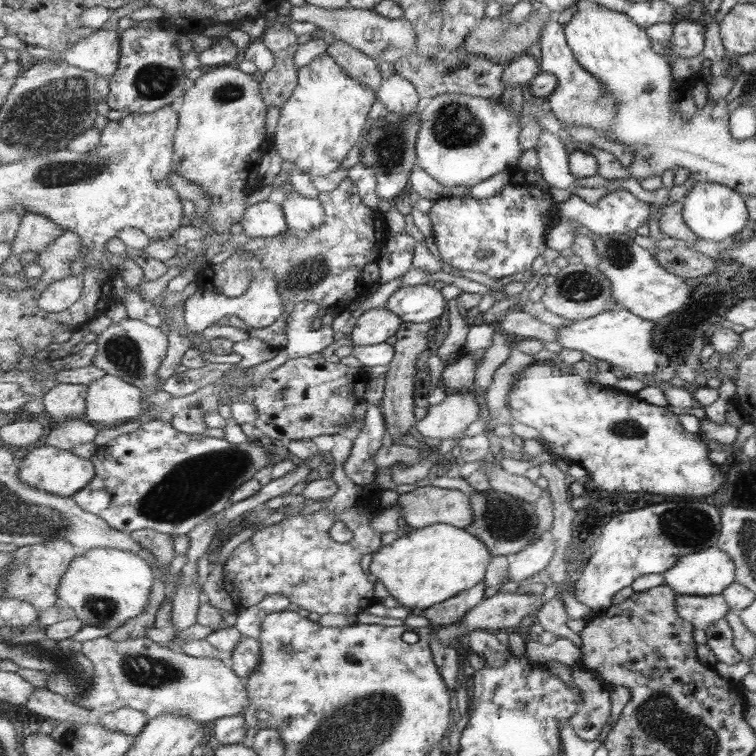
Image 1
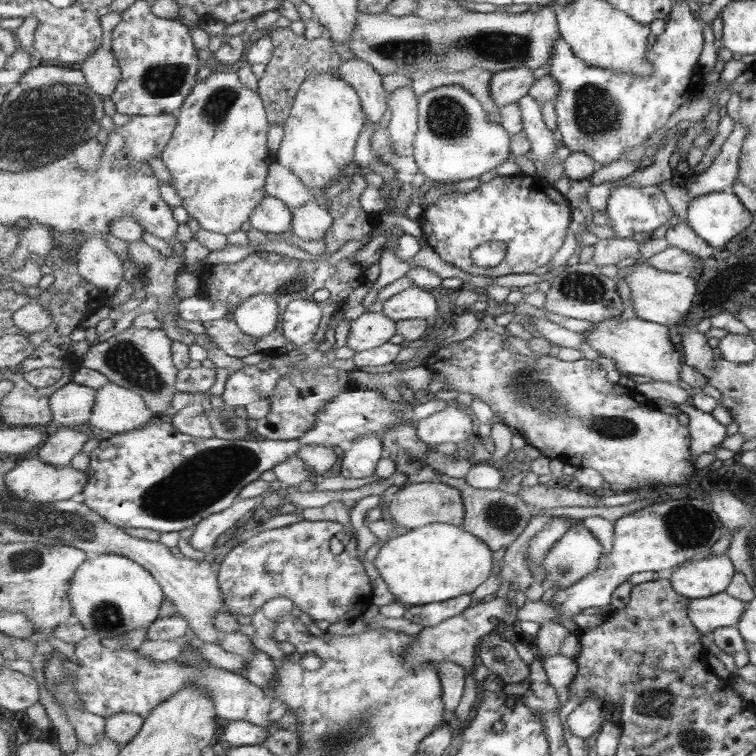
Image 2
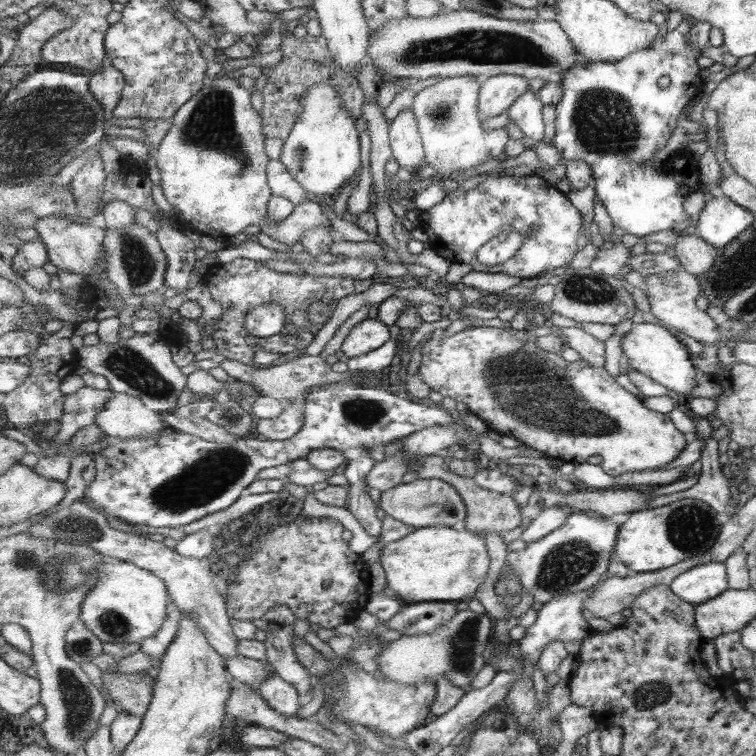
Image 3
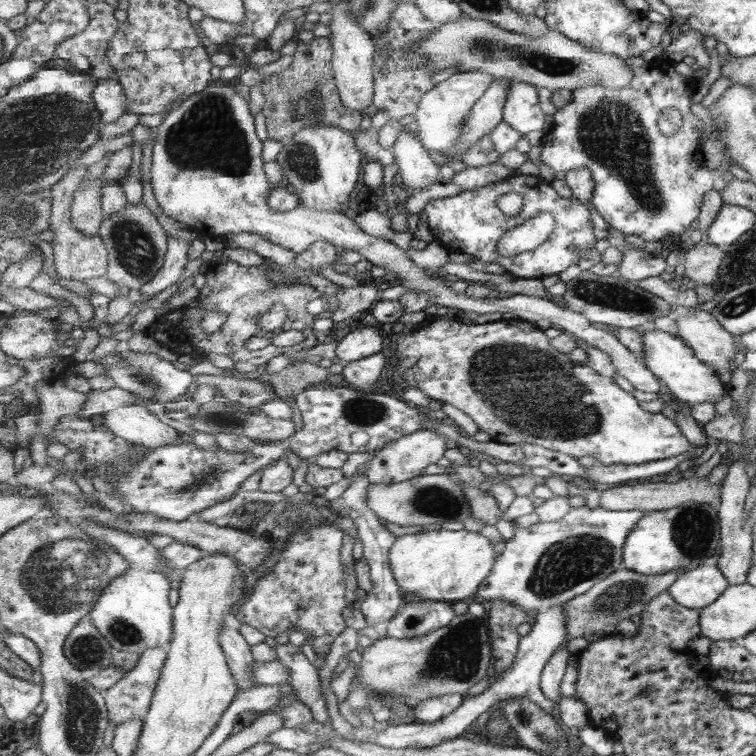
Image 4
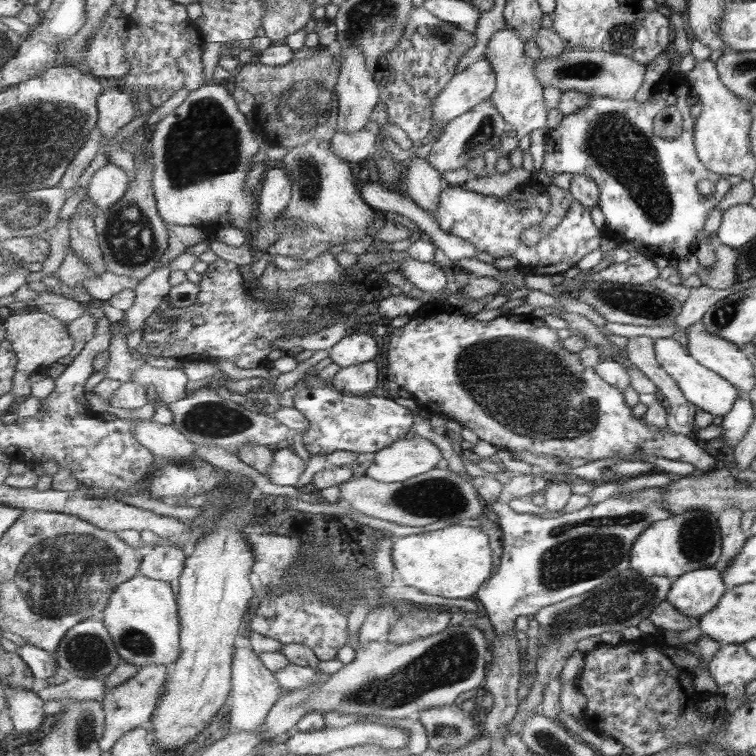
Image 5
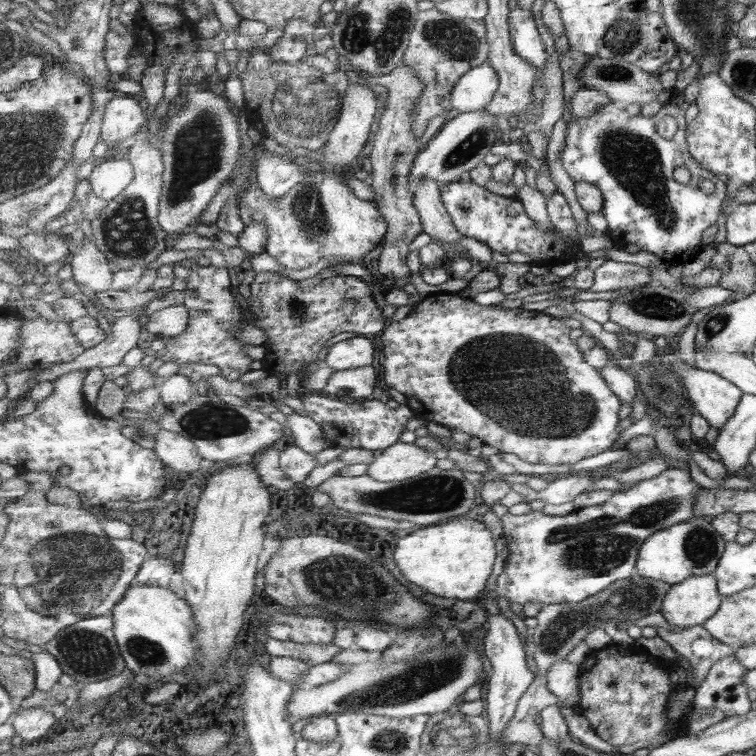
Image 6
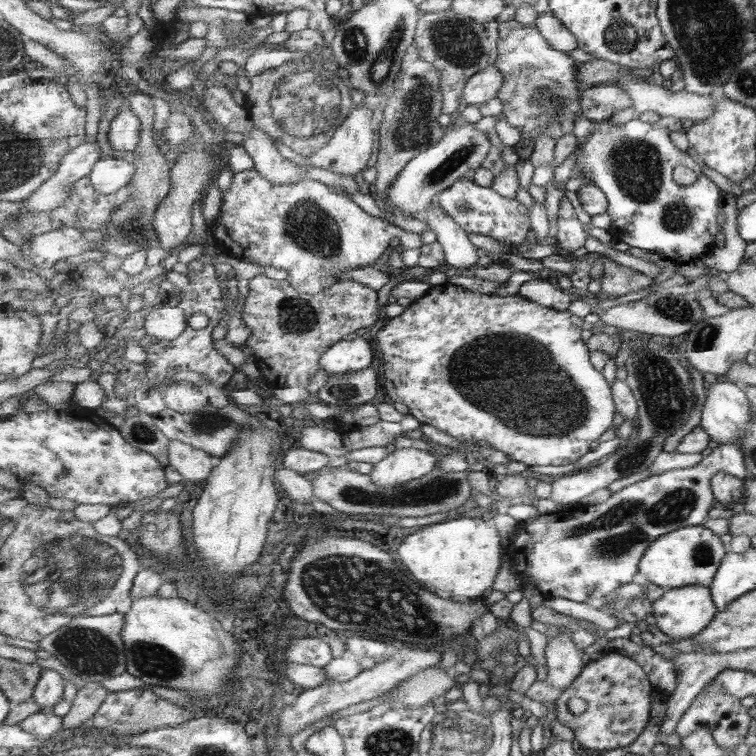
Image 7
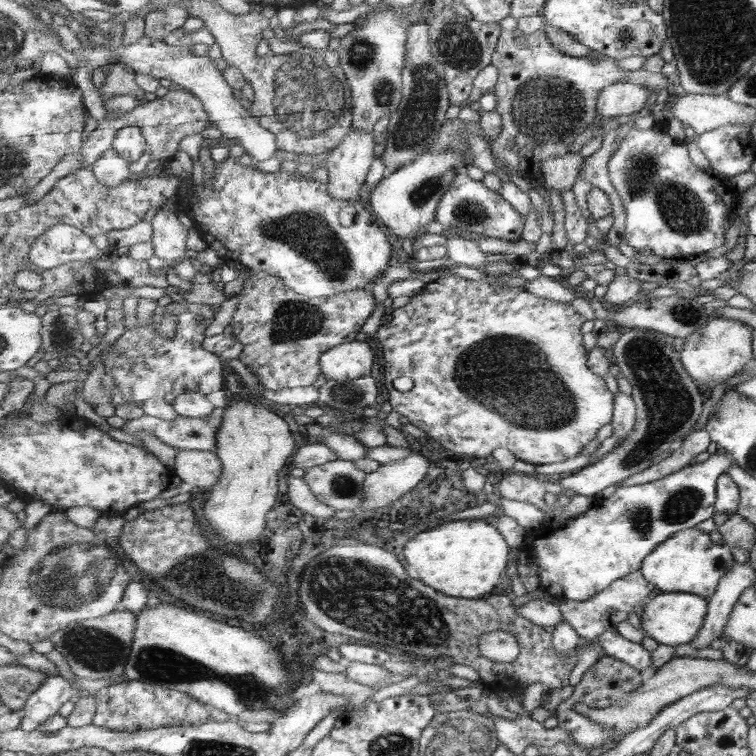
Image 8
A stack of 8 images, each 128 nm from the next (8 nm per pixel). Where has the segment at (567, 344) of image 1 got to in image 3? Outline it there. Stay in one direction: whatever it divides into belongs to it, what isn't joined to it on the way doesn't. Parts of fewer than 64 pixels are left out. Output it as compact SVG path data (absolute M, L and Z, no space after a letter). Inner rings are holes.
M637 323L623 335L621 348L623 350L622 357L628 366L641 370L643 374L651 376L653 380L657 380L667 388L686 396L688 400L691 398L690 390L695 386L693 354L675 334L671 334L669 328L659 323Z

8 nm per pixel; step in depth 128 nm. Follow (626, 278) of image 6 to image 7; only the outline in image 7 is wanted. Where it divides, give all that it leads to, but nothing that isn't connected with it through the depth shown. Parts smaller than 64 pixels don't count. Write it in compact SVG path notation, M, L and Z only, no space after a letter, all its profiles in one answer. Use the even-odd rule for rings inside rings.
M601 256L600 260L603 266L600 277L600 292L609 296L617 297L629 292L643 290L655 282L655 278L645 276L633 268L627 268L627 266L619 266L611 258Z

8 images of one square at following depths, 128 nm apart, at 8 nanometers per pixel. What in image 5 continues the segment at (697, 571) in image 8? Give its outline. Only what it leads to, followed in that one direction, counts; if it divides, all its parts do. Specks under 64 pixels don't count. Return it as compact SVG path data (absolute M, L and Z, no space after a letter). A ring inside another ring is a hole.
M693 509L683 513L657 521L651 525L633 545L631 552L631 569L638 570L643 576L668 576L671 580L683 577L684 574L700 568L713 568L717 566L717 561L721 560L724 552L722 534L718 525L719 515L705 509Z

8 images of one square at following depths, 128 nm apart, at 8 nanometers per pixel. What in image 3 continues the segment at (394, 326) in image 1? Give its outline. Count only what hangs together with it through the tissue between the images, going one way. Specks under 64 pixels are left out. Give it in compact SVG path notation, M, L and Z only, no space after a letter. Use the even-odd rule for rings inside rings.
M372 314L350 330L340 349L349 358L360 357L381 348L389 340L389 326Z

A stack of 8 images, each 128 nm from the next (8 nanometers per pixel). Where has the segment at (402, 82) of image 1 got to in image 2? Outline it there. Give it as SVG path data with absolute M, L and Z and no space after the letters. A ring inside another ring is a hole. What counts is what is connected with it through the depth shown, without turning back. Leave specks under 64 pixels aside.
M412 85L393 91L389 97L389 109L392 116L388 127L393 150L402 156L412 155L415 149L415 137L419 128L419 104Z

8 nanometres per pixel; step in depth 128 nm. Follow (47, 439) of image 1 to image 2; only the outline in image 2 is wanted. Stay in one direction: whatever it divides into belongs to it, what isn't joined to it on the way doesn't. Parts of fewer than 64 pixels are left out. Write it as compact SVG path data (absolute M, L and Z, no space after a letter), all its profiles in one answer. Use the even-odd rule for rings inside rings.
M62 427L51 433L51 437L39 447L37 456L47 464L65 467L71 465L70 460L83 450L87 440L89 436L83 430Z

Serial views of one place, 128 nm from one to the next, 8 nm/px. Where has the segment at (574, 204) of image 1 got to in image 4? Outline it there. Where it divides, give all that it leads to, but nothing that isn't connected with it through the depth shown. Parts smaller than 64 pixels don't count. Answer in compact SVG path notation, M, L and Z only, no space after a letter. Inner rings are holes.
M635 56L629 57L627 62L633 66L633 80L629 85L619 88L601 84L573 89L571 103L557 109L553 116L554 126L548 129L553 139L545 144L540 159L550 166L553 176L556 172L589 168L595 182L591 202L608 226L623 235L636 235L647 242L677 242L691 222L698 221L705 194L709 190L722 192L734 176L731 172L715 172L701 162L697 162L695 168L695 144L700 147L699 138L703 134L704 123L693 115L691 96L697 93L699 78L679 74L675 70L676 62L665 58L647 62L647 59ZM665 108L677 108L683 114L685 121L676 136L665 136L659 127L659 116Z

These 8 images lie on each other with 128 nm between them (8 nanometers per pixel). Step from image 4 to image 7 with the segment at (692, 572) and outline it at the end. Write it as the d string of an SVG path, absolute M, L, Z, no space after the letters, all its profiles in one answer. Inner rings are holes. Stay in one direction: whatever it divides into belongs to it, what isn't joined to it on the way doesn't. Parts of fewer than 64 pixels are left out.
M691 585L680 589L668 589L663 598L653 602L653 616L655 625L665 635L681 641L698 635L703 629L707 629L709 623L717 616L717 605L712 597L712 590L708 586Z

